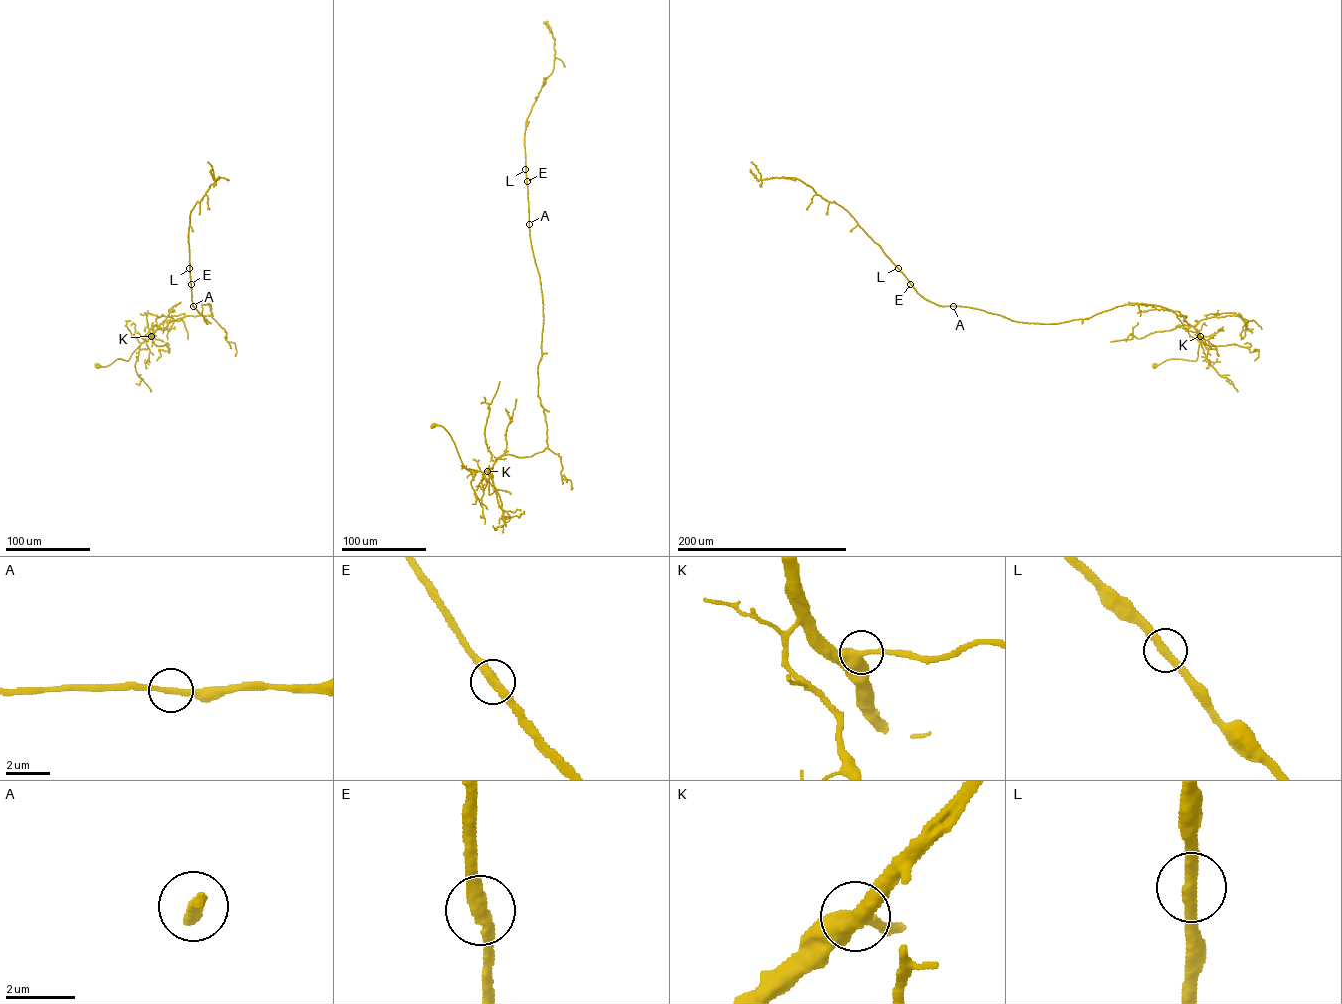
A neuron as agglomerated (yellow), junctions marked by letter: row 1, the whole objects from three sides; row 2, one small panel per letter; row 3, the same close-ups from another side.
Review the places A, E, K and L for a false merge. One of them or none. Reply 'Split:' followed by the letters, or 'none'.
Split: none

